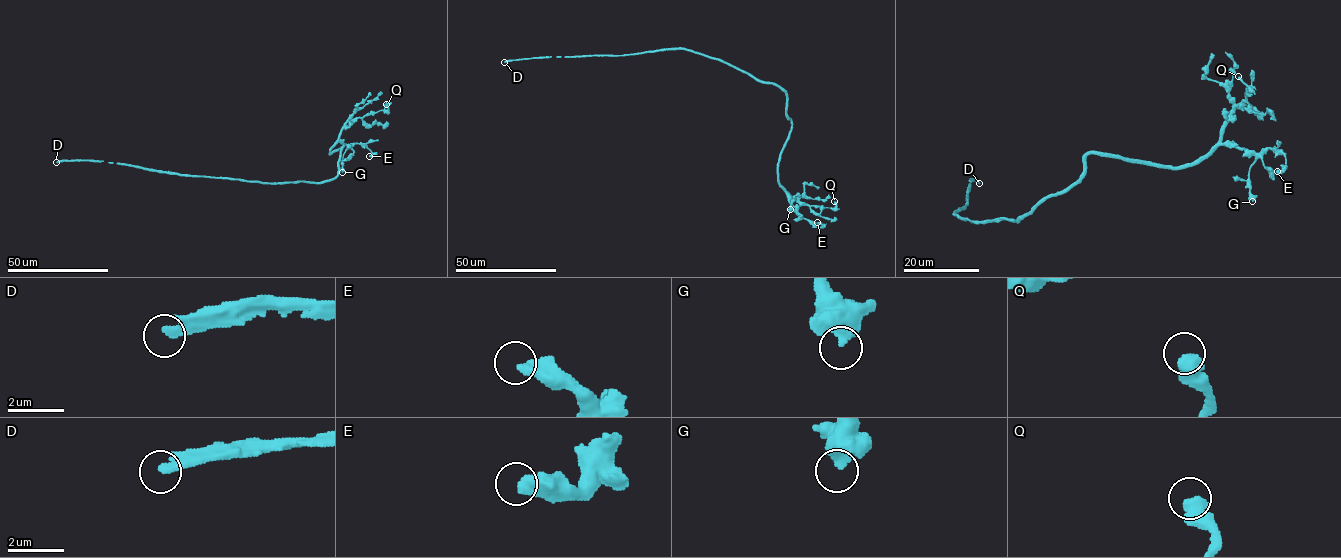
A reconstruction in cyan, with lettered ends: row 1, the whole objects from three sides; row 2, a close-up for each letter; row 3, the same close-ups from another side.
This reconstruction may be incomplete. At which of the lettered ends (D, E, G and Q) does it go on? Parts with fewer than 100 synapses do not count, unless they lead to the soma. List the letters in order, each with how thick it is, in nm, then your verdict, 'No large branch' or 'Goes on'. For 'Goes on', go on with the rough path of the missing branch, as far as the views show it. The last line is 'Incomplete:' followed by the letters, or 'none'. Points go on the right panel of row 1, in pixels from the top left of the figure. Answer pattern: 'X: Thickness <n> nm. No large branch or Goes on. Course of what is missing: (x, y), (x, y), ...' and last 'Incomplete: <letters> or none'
D: Thickness 340 nm. Goes on. Course of what is missing: (979, 183), (987, 205), (969, 245), (997, 252), (1024, 226), (1032, 252), (1024, 208), (982, 203), (941, 178)
E: Thickness 480 nm. No large branch
G: Thickness 550 nm. No large branch
Q: Thickness 500 nm. No large branch
Incomplete: D

